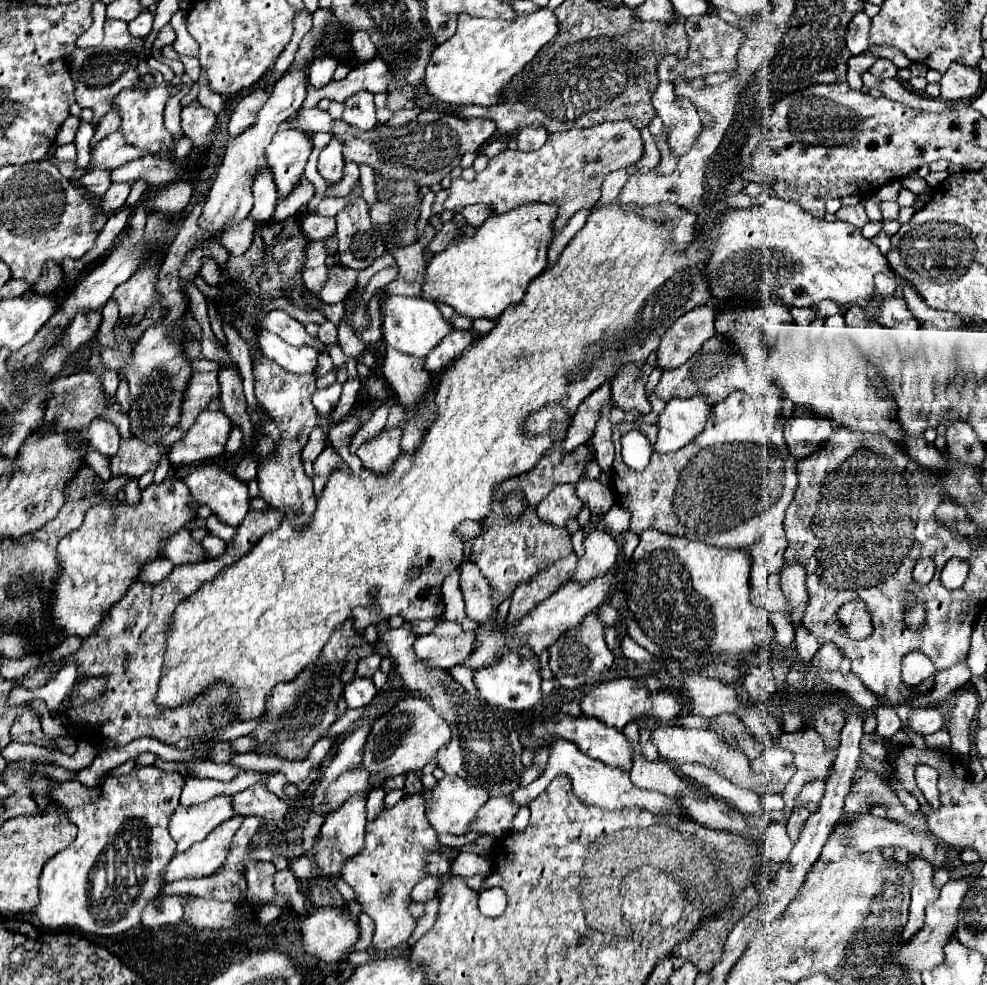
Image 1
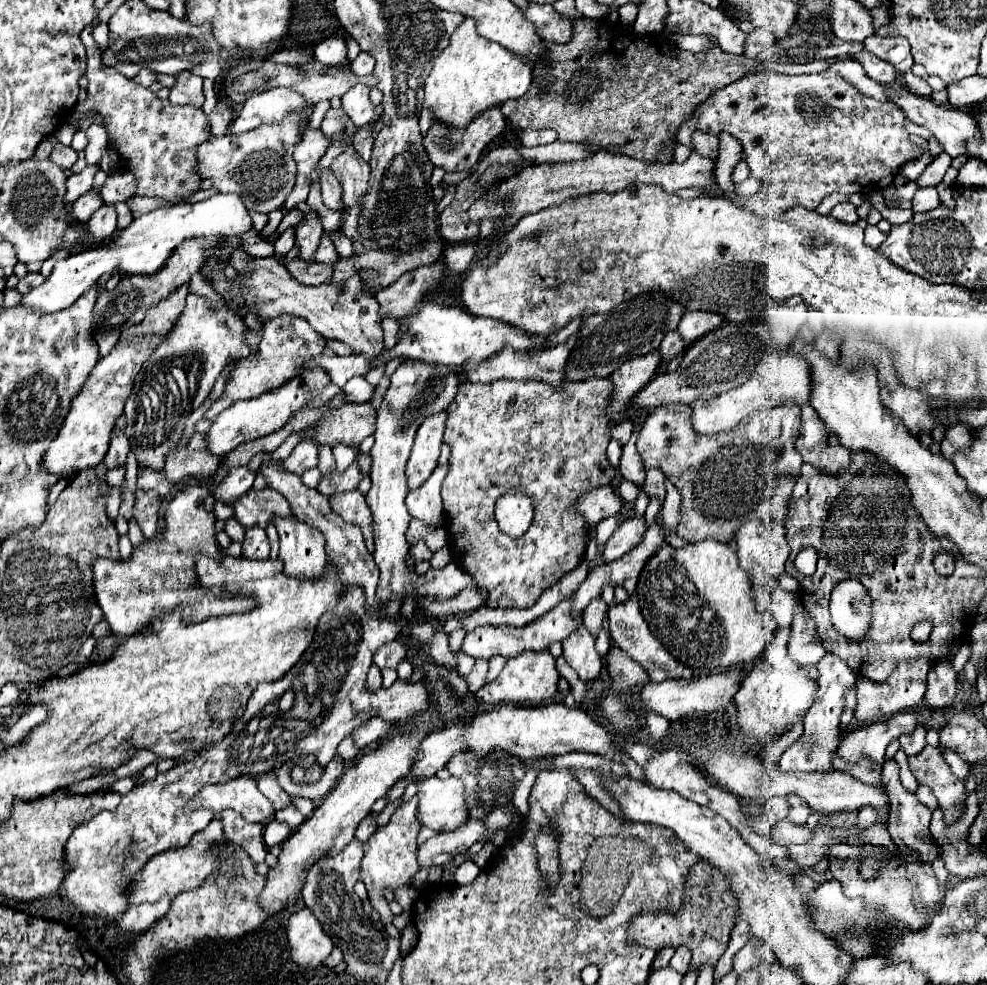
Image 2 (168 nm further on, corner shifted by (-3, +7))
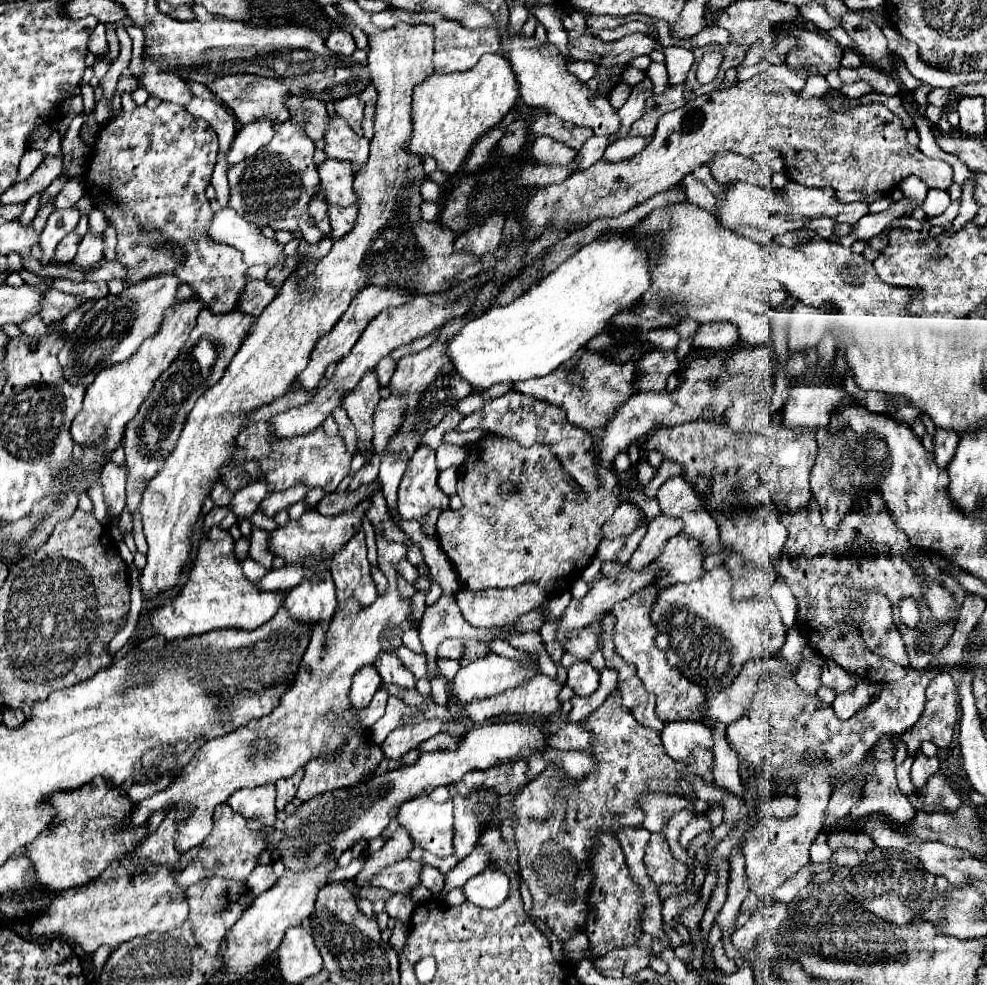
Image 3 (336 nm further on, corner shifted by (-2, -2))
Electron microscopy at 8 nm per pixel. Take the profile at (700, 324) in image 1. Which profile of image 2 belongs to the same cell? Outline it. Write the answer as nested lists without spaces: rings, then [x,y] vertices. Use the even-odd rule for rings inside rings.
[[[690,310],[690,312],[684,312],[676,332],[682,336],[686,346],[690,346],[698,338],[702,338],[708,332],[716,330],[722,322],[724,322],[724,318],[720,314],[704,312],[704,310]]]

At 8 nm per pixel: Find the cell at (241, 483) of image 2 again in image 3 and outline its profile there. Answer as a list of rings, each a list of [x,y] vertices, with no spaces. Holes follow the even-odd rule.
[[[213,507],[213,511],[205,517],[203,521],[203,531],[211,531],[211,527],[219,527],[219,529],[225,529],[229,531],[231,525],[235,525],[237,519],[233,519],[233,511],[229,511],[229,507]]]

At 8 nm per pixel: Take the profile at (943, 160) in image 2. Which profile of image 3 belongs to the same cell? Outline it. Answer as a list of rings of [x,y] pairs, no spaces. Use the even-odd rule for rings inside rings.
[[[903,197],[901,201],[897,201],[895,207],[887,209],[887,211],[883,211],[883,213],[879,213],[879,215],[875,215],[875,213],[865,215],[857,225],[853,225],[853,231],[851,231],[851,233],[853,233],[859,241],[869,241],[869,239],[873,239],[875,235],[879,235],[893,219],[897,219],[899,215],[905,215],[905,211],[907,211],[909,205],[919,205],[919,201],[911,201],[911,199]]]

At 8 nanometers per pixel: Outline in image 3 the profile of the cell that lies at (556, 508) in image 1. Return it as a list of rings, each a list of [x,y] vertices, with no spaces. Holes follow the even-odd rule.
[[[621,503],[613,517],[603,525],[603,537],[605,539],[615,539],[615,537],[629,537],[635,533],[641,525],[643,511],[633,505],[633,503]]]

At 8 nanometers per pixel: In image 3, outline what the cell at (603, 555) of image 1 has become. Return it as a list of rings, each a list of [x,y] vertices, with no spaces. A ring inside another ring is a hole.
[[[659,515],[655,519],[651,519],[649,525],[647,525],[647,533],[645,533],[643,541],[639,543],[637,551],[633,553],[633,557],[627,565],[631,565],[635,571],[641,569],[641,567],[647,567],[649,563],[653,563],[661,555],[665,543],[671,537],[681,533],[681,529],[683,529],[681,519],[669,519],[665,515]]]

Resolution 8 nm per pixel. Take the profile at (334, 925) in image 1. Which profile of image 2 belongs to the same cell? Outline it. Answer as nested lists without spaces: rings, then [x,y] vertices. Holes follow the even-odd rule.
[[[308,908],[290,916],[286,934],[290,942],[290,956],[300,966],[320,966],[334,948],[332,938],[322,930],[322,924]]]

